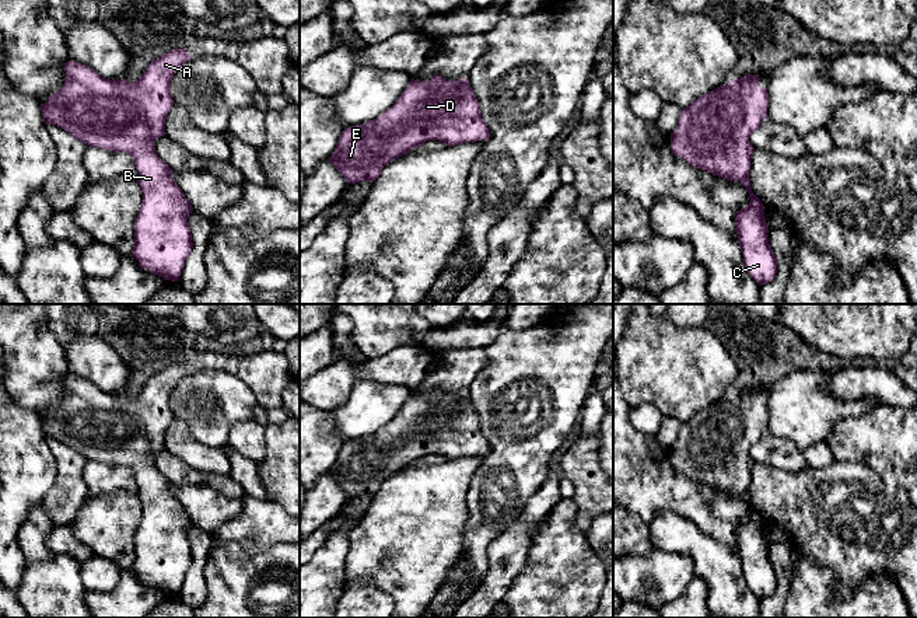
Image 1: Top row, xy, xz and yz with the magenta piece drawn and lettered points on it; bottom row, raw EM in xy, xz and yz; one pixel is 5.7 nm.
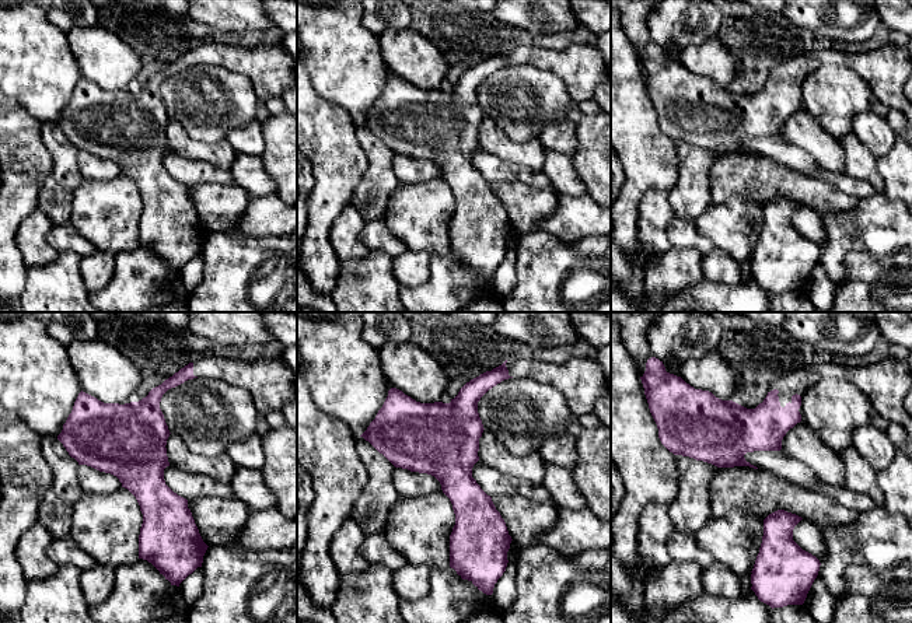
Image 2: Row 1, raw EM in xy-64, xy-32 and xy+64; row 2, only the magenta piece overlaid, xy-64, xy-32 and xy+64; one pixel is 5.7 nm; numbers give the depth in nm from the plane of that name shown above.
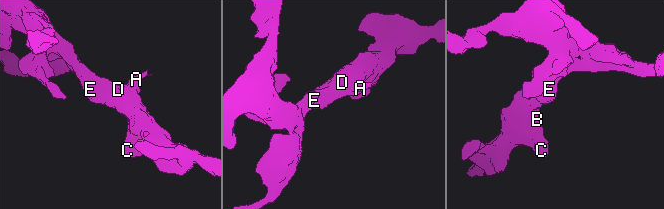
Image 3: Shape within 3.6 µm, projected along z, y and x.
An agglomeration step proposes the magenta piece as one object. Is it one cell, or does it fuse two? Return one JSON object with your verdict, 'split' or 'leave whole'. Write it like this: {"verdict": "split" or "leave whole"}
{"verdict": "leave whole"}

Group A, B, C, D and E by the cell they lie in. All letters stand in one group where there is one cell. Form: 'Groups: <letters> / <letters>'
Groups: A B C D E

